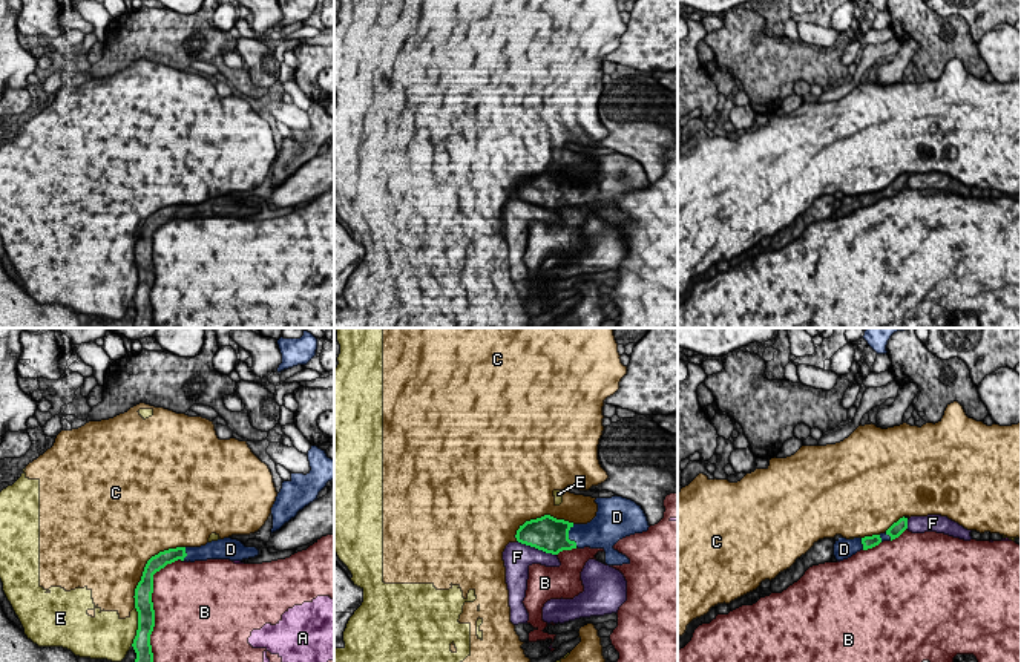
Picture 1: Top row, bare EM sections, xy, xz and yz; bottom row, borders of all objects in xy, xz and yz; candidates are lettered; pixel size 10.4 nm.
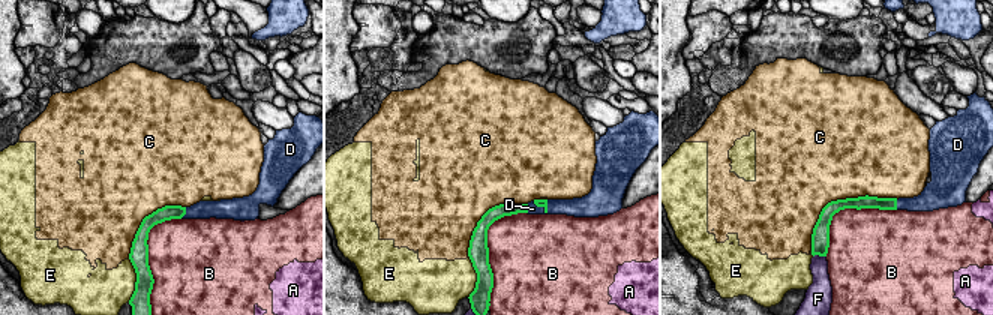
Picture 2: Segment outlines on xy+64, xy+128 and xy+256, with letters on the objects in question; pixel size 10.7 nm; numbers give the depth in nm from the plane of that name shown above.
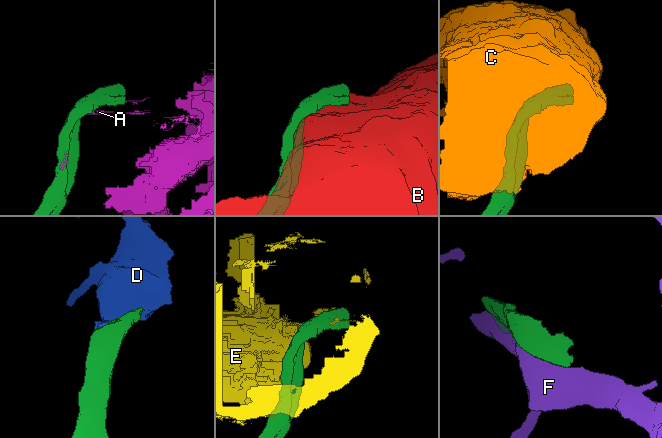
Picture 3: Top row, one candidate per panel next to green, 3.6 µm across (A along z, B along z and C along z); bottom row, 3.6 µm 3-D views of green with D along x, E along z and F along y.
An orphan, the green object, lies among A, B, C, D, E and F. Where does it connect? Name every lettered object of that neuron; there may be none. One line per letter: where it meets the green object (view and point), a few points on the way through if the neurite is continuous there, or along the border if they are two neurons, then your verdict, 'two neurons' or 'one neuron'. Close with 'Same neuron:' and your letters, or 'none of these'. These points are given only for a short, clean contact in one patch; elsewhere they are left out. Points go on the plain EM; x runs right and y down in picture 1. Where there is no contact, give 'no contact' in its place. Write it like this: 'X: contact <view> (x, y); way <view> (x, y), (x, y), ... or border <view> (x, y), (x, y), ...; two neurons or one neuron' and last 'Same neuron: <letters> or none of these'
A: contact xy (180, 215); border xy (177, 216), (183, 218); two neurons
B: contact xy (154, 268); two neurons
C: contact xy (146, 222); two neurons
D: contact xz (567, 193); one neuron
E: contact xy (138, 284); two neurons
F: contact xz (537, 204); two neurons
Same neuron: D

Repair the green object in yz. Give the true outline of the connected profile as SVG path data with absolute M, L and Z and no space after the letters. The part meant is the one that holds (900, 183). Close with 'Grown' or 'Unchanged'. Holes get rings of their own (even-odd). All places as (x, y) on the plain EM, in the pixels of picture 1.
M900 175L885 190L865 193L865 195L839 195L834 201L834 213L837 218L851 215L860 207L868 207L878 202L883 198L892 198L898 195L908 185L908 175Z. Grown

